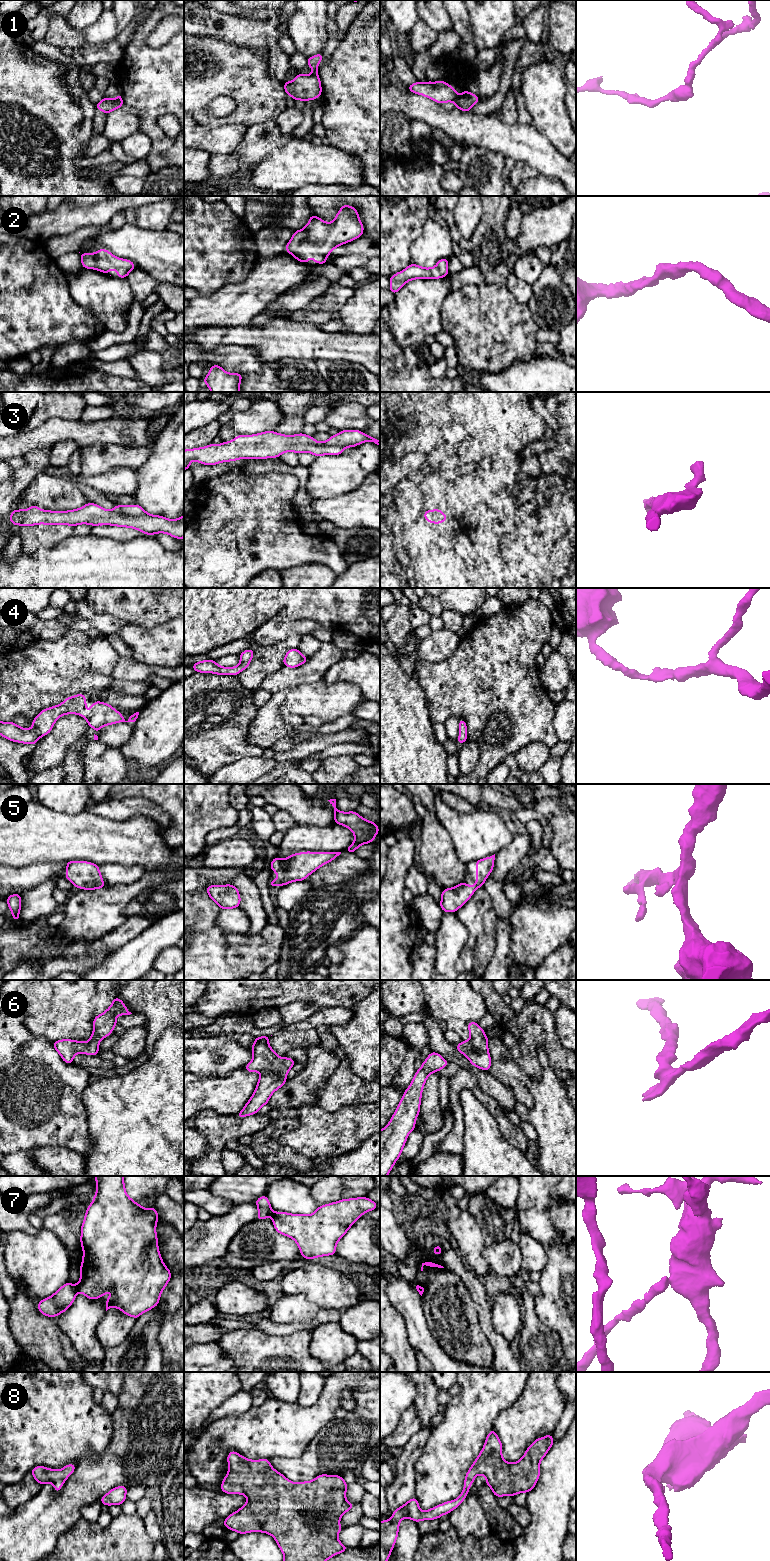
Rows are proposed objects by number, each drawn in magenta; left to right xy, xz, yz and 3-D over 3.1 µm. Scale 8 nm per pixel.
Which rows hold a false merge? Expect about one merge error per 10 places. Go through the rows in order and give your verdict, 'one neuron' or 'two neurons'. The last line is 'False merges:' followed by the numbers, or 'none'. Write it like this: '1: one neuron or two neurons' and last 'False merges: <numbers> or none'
1: two neurons
2: one neuron
3: one neuron
4: one neuron
5: one neuron
6: one neuron
7: two neurons
8: one neuron
False merges: 1, 7

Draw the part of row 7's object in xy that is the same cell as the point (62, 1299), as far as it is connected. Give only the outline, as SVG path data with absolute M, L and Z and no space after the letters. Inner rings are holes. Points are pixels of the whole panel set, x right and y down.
M65 1283L53 1295L38 1302L38 1311L48 1317L56 1317L72 1305L76 1294L76 1285Z

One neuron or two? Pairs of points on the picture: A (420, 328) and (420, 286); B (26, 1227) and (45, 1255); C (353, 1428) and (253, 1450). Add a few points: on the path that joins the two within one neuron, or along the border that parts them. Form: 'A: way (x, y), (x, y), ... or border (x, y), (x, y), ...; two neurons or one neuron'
A: way (420, 318), (420, 296); one neuron
B: border (39, 1230), (35, 1234), (10, 1231); two neurons
C: border (331, 1419), (300, 1454); two neurons

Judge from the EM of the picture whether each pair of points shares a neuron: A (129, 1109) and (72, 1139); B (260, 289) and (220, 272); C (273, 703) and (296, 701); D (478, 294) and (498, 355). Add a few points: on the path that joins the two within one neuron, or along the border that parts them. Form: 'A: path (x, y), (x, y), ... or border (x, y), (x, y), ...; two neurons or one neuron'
A: border (83, 1108), (88, 1137), (92, 1143), (84, 1154); two neurons
B: border (256, 262), (243, 280), (227, 283), (220, 288); two neurons
C: border (287, 691), (283, 702), (284, 708); two neurons
D: path (478, 309), (478, 314), (490, 328), (490, 340); one neuron

